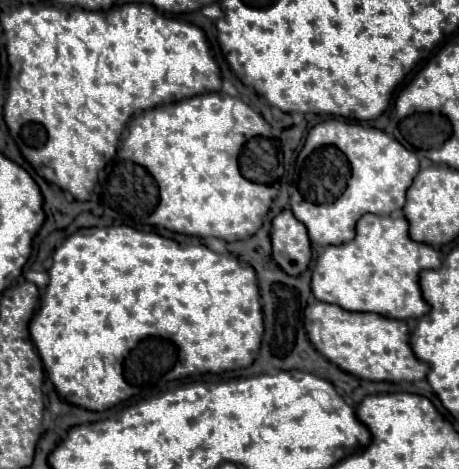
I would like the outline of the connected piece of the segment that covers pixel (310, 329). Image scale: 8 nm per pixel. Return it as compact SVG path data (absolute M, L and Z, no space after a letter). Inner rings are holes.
M316 301L304 309L304 329L310 343L328 361L342 371L366 381L420 381L428 373L428 365L418 361L408 345L406 321L380 317L376 313L350 313L338 305Z

